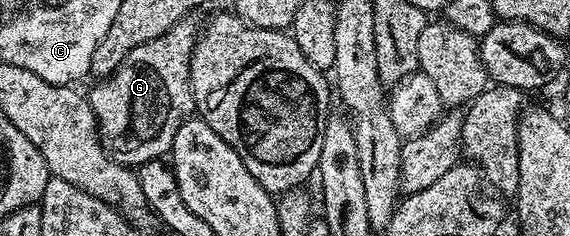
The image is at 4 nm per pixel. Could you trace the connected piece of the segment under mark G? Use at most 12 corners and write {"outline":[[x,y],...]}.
{"outline":[[183,18],[88,92],[117,164],[162,160],[195,111]]}

